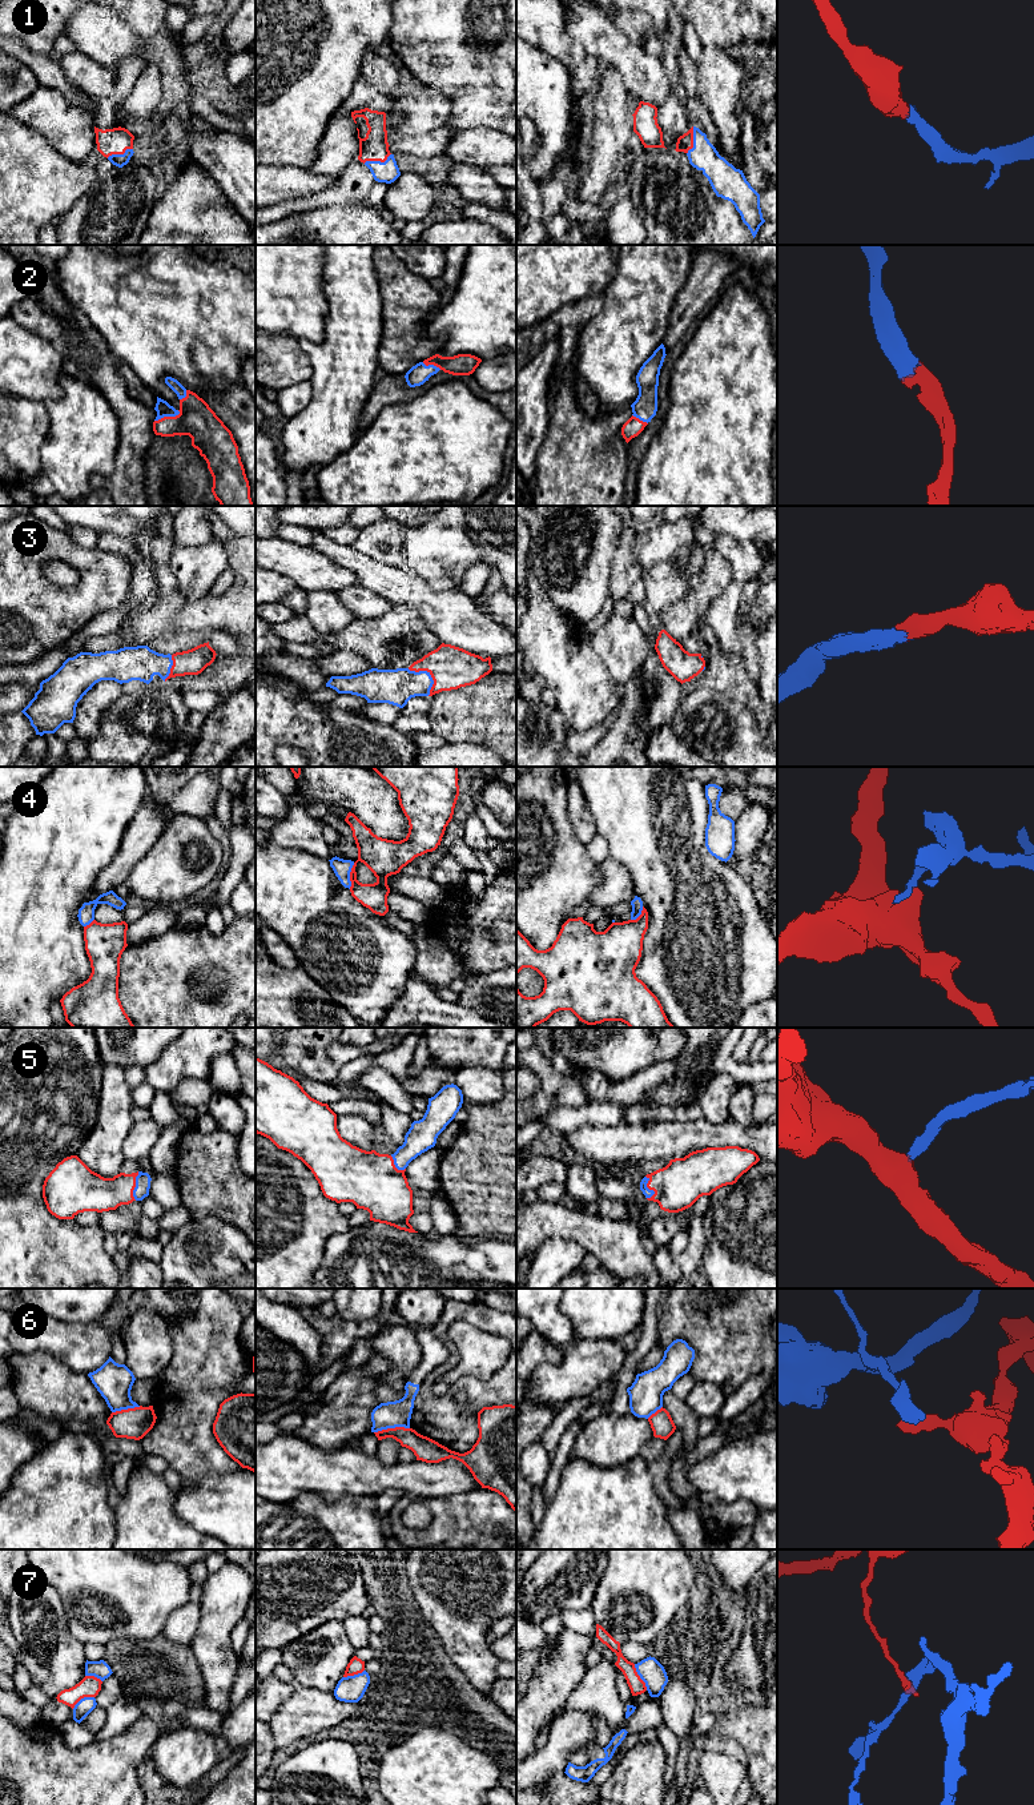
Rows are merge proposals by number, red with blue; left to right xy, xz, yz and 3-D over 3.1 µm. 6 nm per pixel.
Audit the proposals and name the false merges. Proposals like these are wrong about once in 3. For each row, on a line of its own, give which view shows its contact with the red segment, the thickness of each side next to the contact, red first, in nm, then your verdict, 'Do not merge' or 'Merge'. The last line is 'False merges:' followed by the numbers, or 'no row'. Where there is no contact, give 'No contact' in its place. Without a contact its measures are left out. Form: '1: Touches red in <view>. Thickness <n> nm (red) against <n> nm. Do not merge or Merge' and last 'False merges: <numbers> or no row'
1: Touches red in xz. Thickness 170 nm (red) against 130 nm. Merge
2: Touches red in xy. Thickness 220 nm (red) against 90 nm. Merge
3: Touches red in xz. Thickness 260 nm (red) against 220 nm. Merge
4: Touches red in xz. Thickness 220 nm (red) against 110 nm. Do not merge
5: Touches red in xy. Thickness 220 nm (red) against 100 nm. Merge
6: Touches red in xz. Thickness 140 nm (red) against 160 nm. Do not merge
7: Touches red in yz. Thickness 90 nm (red) against 150 nm. Do not merge
False merges: 4, 6, 7

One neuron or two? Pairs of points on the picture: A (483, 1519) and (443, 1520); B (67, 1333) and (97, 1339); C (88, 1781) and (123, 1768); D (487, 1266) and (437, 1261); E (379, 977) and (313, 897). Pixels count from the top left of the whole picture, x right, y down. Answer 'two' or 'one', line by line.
A: one
B: one
C: one
D: one
E: one

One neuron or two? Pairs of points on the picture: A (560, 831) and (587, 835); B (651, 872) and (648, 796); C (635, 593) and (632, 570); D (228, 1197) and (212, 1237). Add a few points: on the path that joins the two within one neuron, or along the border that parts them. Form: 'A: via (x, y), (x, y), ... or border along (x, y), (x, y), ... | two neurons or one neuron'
A: border along (566, 802), (572, 832), (584, 845) | two neurons
B: via (651, 853), (650, 815) | one neuron
C: border along (639, 578), (627, 594) | two neurons
D: border along (193, 1218), (216, 1215), (233, 1223), (241, 1231) | two neurons

